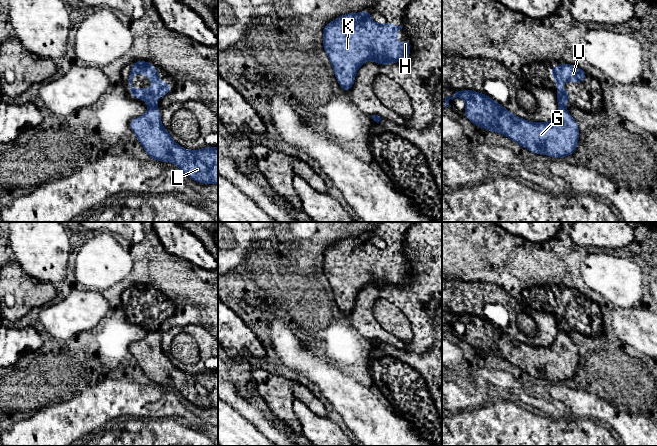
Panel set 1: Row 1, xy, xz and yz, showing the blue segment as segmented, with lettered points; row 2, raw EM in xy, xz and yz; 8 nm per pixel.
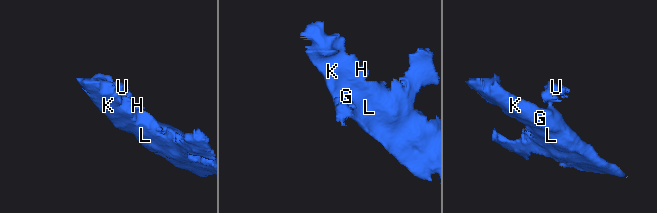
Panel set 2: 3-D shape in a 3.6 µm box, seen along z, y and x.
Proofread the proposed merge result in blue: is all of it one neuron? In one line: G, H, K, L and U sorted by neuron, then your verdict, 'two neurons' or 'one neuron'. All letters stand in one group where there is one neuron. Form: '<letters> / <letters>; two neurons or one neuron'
G H K L / U; two neurons

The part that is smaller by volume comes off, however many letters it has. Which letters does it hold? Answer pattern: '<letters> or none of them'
U

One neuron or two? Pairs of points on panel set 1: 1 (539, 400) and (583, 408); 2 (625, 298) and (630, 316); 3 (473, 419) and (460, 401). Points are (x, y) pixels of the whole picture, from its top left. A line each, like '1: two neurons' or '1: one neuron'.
1: one neuron
2: two neurons
3: two neurons

